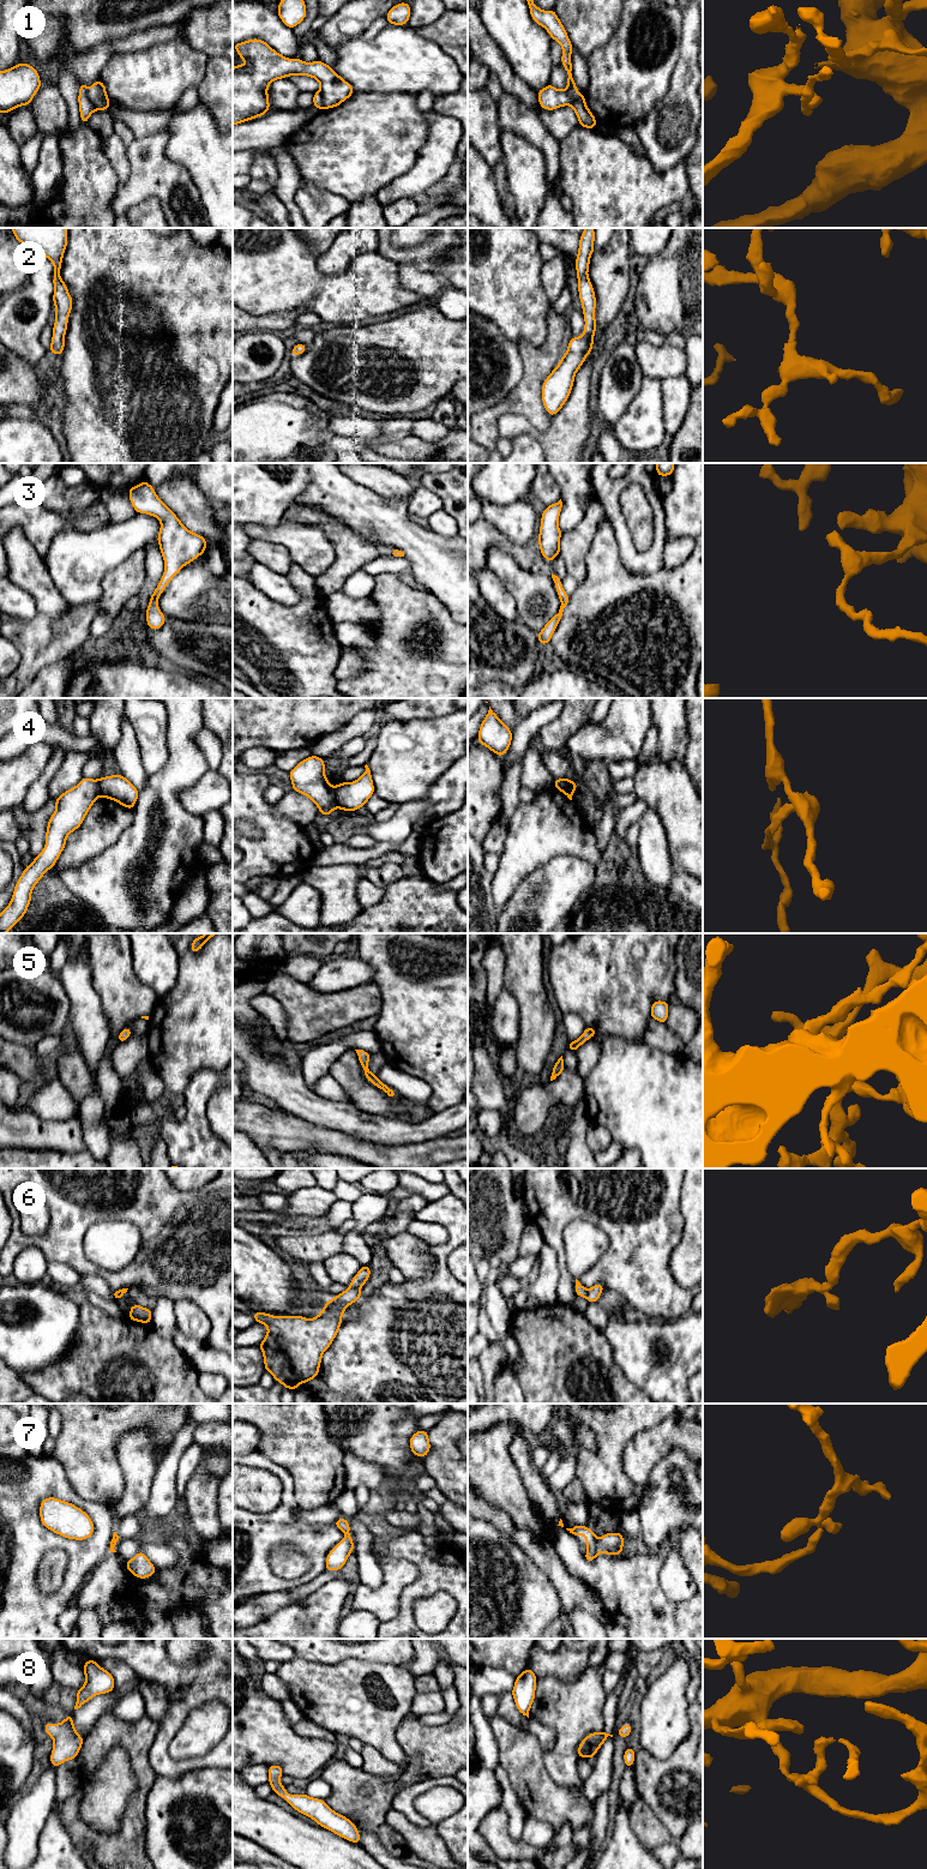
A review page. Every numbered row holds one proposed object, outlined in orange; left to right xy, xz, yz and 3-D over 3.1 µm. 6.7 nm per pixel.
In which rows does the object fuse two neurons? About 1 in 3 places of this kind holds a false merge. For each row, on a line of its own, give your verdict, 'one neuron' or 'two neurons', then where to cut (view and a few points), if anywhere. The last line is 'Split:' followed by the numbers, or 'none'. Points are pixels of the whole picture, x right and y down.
1: two neurons | xy (89, 89), (91, 102), (96, 109)
2: one neuron | no cut
3: one neuron | no cut
4: two neurons | xz (331, 788), (335, 806)
5: one neuron | no cut
6: two neurons | xz (350, 1286), (359, 1288)
7: two neurons | yz (597, 1543), (597, 1548), (601, 1551)
8: one neuron | no cut
Split: 1, 4, 6, 7

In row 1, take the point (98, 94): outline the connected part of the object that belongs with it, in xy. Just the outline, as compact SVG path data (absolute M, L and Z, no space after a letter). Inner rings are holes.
M97 79L91 89L90 95L92 103L96 108L96 110L108 110L110 106L110 101L107 96L107 90L104 83L102 83L100 79Z

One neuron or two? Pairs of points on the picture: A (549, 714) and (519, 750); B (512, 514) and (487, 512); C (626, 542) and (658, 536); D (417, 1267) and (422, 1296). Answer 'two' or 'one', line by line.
A: one
B: one
C: one
D: two

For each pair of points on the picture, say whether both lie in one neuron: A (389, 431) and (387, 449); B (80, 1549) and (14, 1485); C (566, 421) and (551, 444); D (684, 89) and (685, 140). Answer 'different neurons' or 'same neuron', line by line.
A: different neurons
B: same neuron
C: same neuron
D: same neuron

